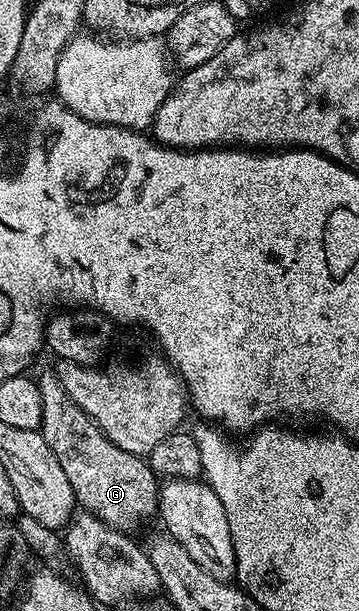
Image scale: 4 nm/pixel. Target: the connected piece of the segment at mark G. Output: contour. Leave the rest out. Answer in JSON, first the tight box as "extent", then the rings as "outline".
{"extent":[36,369,161,533],"outline":[[[48,369],[38,375],[36,388],[42,397],[39,432],[46,445],[50,445],[50,453],[58,457],[58,465],[62,465],[66,481],[74,489],[77,504],[106,521],[106,525],[129,533],[135,532],[135,527],[147,515],[155,516],[160,506],[161,484],[147,462],[139,455],[126,453],[126,449],[118,449],[99,425],[70,401],[55,370]]]}

